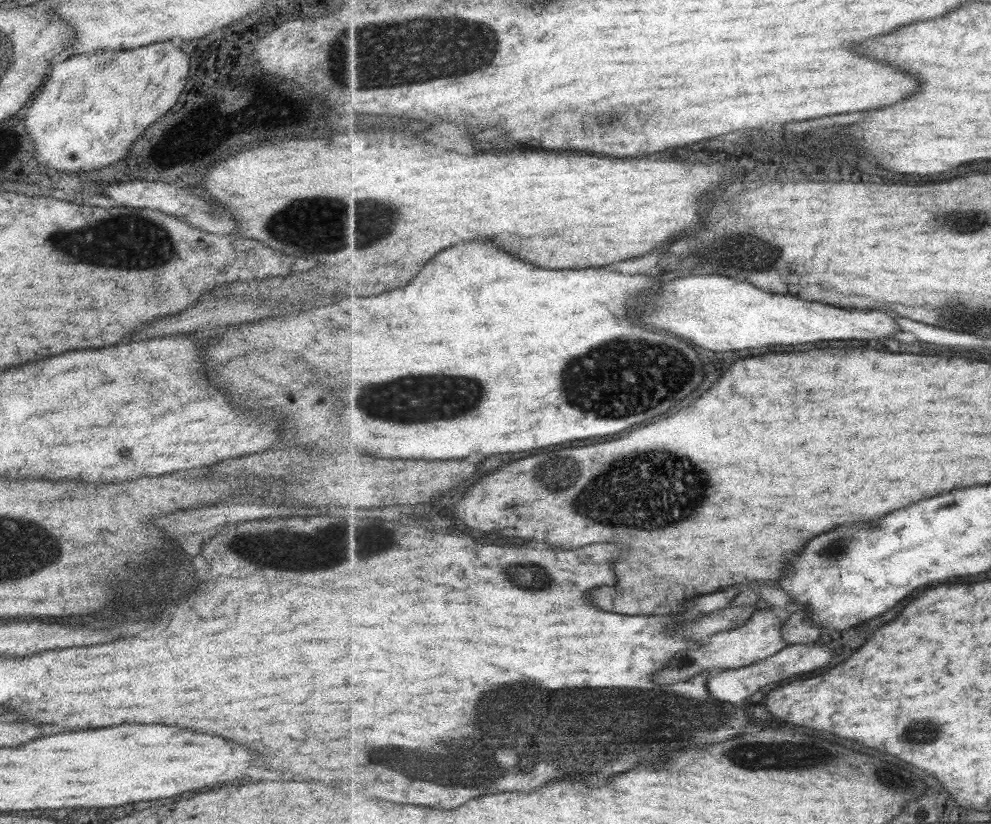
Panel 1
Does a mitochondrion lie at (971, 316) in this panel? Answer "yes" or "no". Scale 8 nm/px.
yes

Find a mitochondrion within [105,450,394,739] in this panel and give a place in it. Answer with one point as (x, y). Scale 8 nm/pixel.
(322, 562)

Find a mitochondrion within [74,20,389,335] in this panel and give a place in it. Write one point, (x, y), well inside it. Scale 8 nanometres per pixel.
(118, 78)

